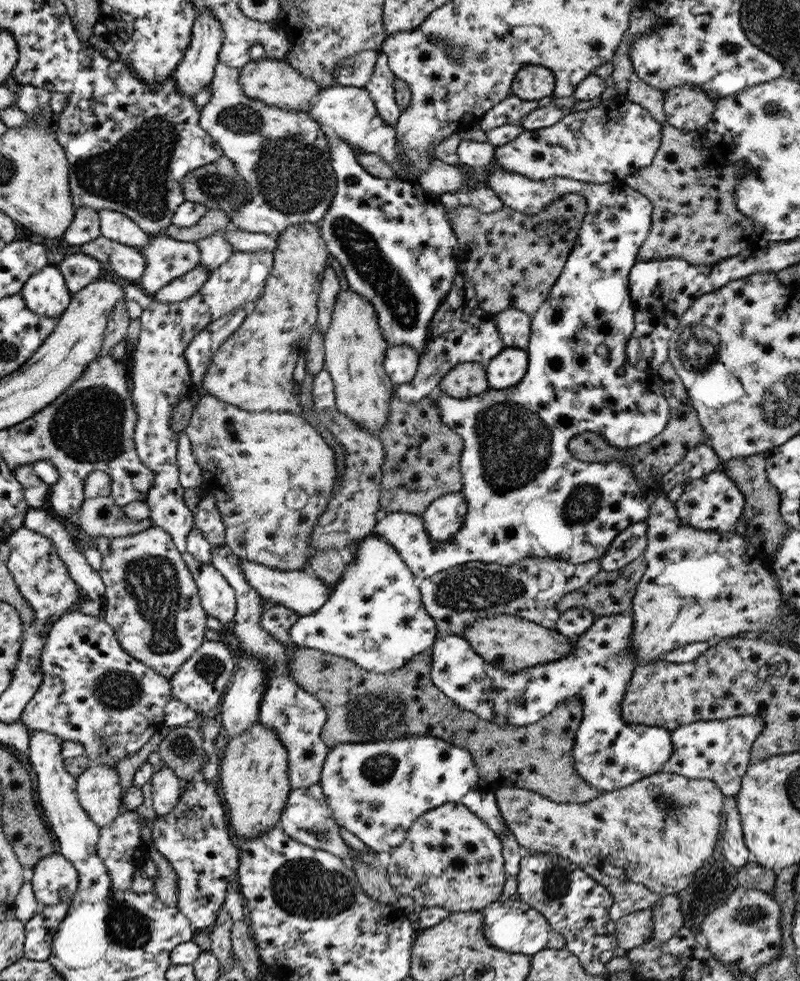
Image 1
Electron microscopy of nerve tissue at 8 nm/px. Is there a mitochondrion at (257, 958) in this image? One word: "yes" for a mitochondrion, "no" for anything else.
no

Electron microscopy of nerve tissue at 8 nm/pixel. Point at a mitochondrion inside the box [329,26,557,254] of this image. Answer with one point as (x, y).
(434, 39)

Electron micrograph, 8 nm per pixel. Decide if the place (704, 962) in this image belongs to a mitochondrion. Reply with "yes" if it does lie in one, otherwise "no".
no

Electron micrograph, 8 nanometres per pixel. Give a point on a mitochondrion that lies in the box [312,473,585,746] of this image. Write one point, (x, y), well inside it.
(472, 589)

